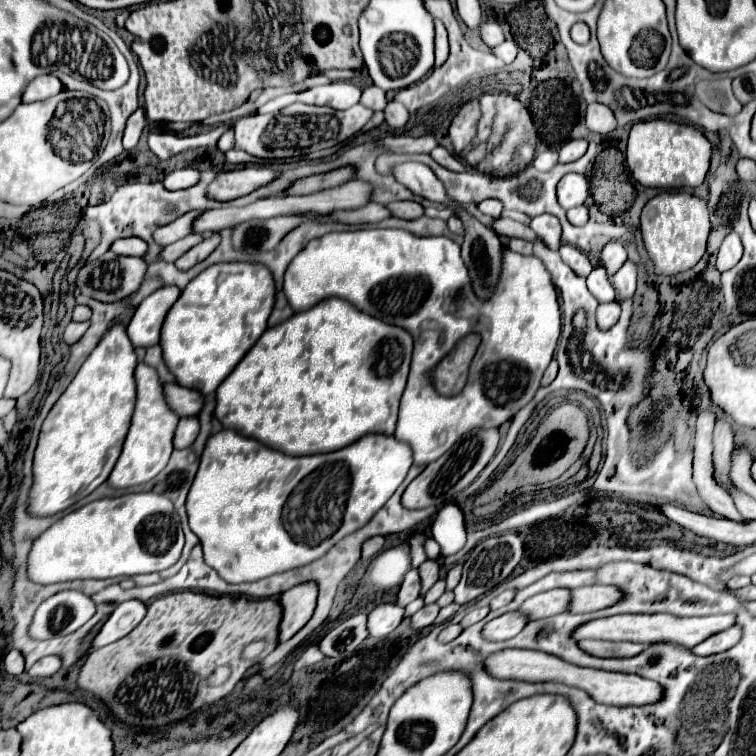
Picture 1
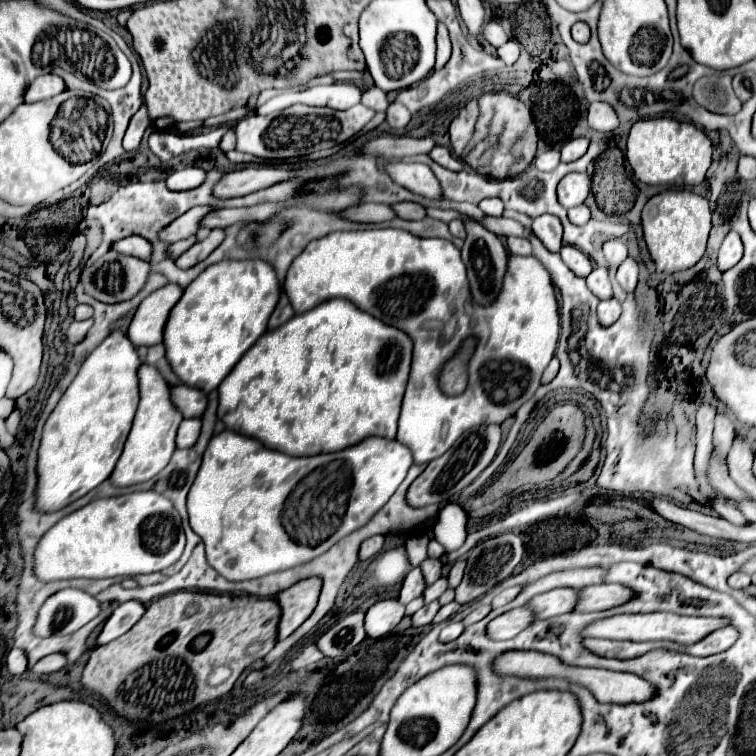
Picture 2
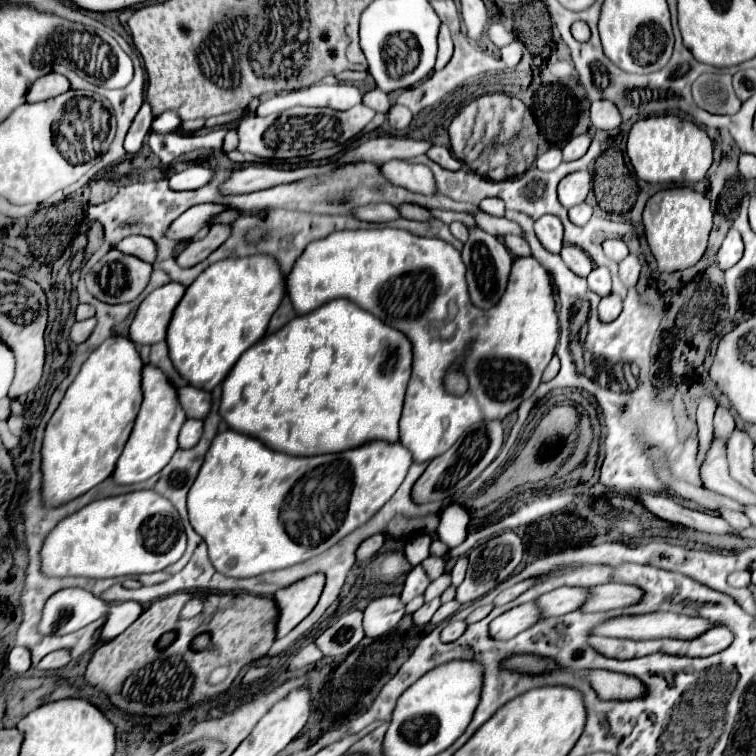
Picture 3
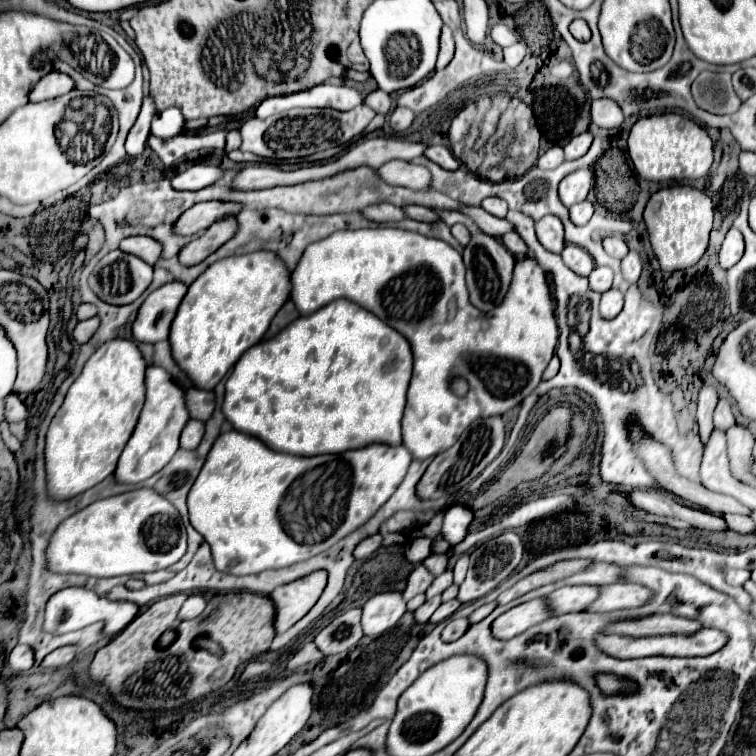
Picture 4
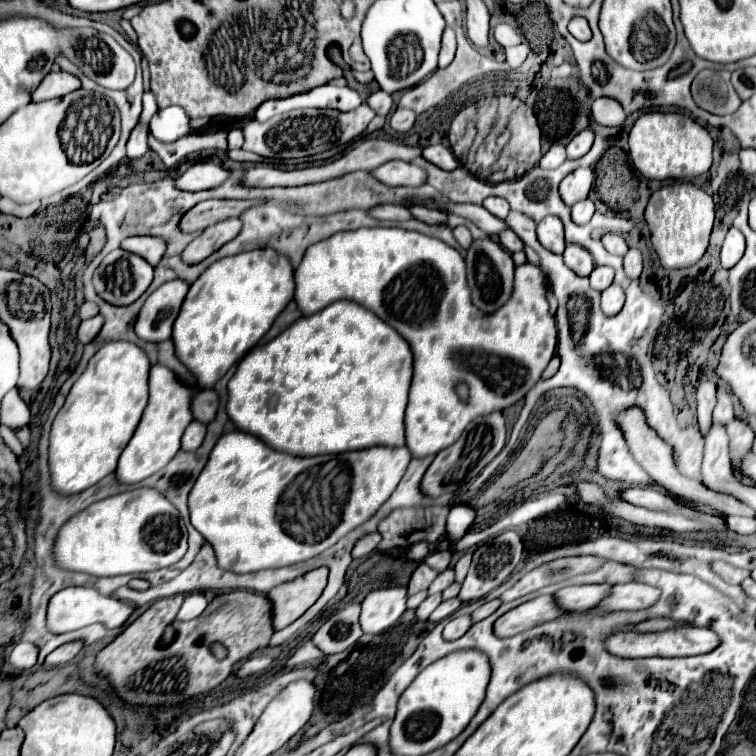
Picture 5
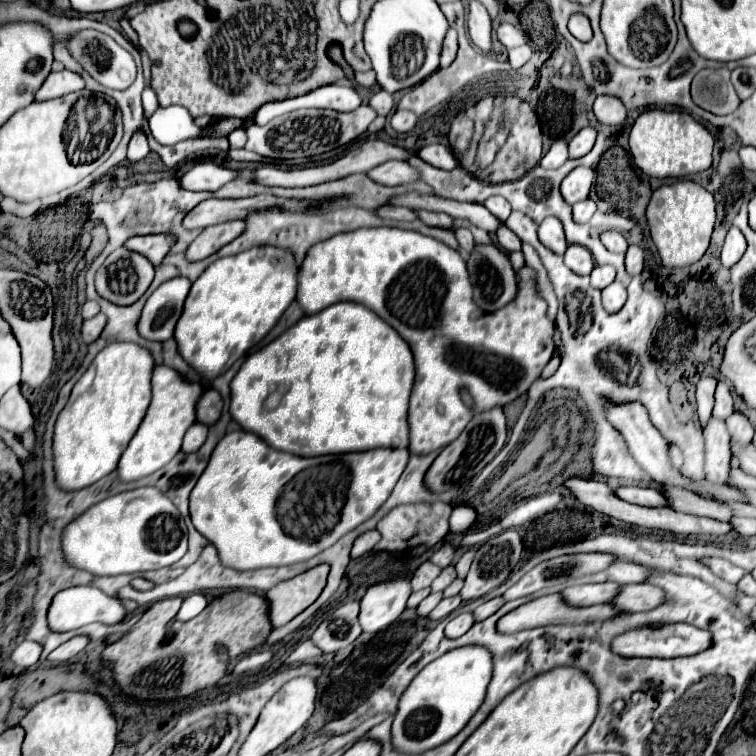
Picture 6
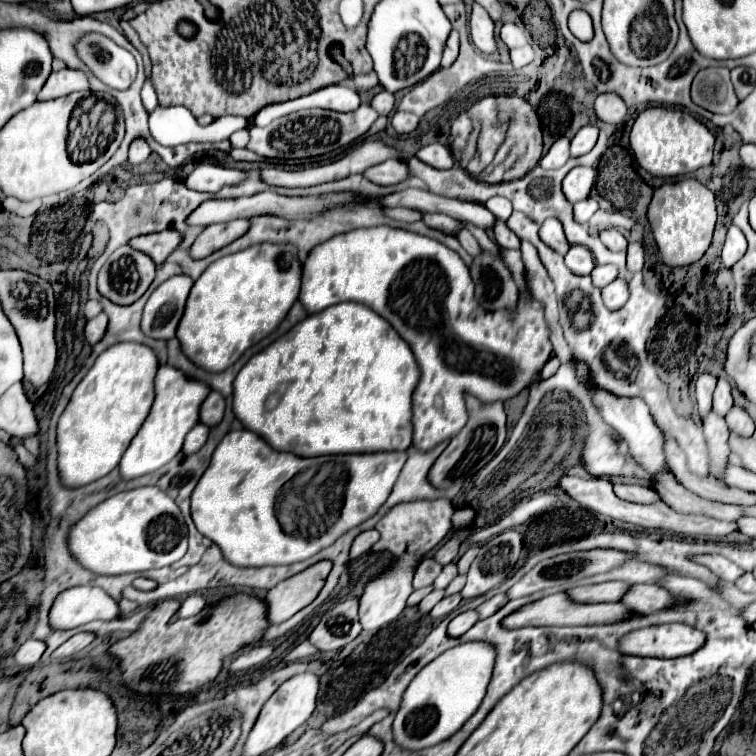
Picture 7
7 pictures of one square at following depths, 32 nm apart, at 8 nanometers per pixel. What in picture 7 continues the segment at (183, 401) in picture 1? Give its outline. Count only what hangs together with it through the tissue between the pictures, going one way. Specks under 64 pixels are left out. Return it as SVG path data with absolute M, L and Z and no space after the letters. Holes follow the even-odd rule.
M212 390L200 408L200 422L206 426L216 426L222 422L224 410L226 410L226 402L224 402L222 394Z

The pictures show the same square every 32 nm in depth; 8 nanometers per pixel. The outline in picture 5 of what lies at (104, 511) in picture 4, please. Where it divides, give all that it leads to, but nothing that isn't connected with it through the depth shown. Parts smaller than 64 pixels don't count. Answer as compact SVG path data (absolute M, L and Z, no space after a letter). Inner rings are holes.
M136 488L130 492L116 494L112 498L104 498L84 512L72 516L64 528L60 528L54 556L60 568L68 568L74 572L88 572L92 576L120 576L120 574L140 574L158 568L168 568L176 564L186 554L186 526L180 520L180 512L160 494L156 488Z

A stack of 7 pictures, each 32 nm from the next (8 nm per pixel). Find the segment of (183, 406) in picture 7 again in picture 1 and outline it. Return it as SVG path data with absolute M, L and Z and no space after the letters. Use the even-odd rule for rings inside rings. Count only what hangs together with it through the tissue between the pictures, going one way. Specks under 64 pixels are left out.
M140 362L136 368L136 384L138 384L138 402L132 416L132 426L124 442L124 450L108 478L108 484L112 488L130 488L130 486L138 486L152 480L168 464L168 458L174 450L172 438L174 438L174 430L178 426L180 416L172 412L168 404L164 404L166 402L164 382L158 378L152 366Z

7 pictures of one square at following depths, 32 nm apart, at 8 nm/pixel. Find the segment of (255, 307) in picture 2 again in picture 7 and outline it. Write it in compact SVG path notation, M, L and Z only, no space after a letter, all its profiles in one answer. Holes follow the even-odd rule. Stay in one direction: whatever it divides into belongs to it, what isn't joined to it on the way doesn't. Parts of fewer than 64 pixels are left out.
M256 244L210 264L196 280L176 332L184 354L208 372L232 366L250 346L272 334L298 300L302 262L294 244Z

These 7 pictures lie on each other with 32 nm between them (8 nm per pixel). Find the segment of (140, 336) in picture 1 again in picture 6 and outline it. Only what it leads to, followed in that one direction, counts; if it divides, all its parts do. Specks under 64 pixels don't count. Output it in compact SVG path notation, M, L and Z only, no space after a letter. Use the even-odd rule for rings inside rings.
M176 276L160 284L142 310L138 332L148 340L168 340L174 336L174 326L182 314L184 300L190 292L192 282L184 276Z

